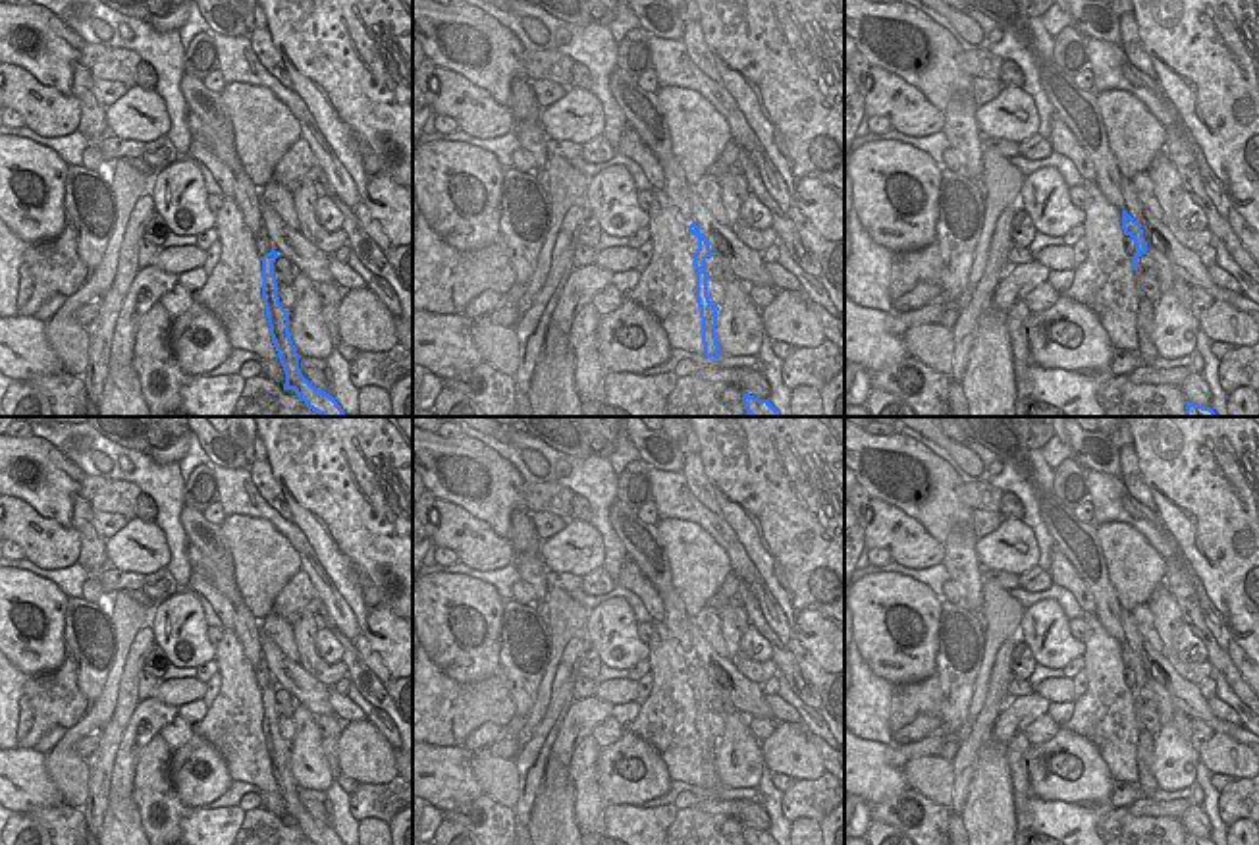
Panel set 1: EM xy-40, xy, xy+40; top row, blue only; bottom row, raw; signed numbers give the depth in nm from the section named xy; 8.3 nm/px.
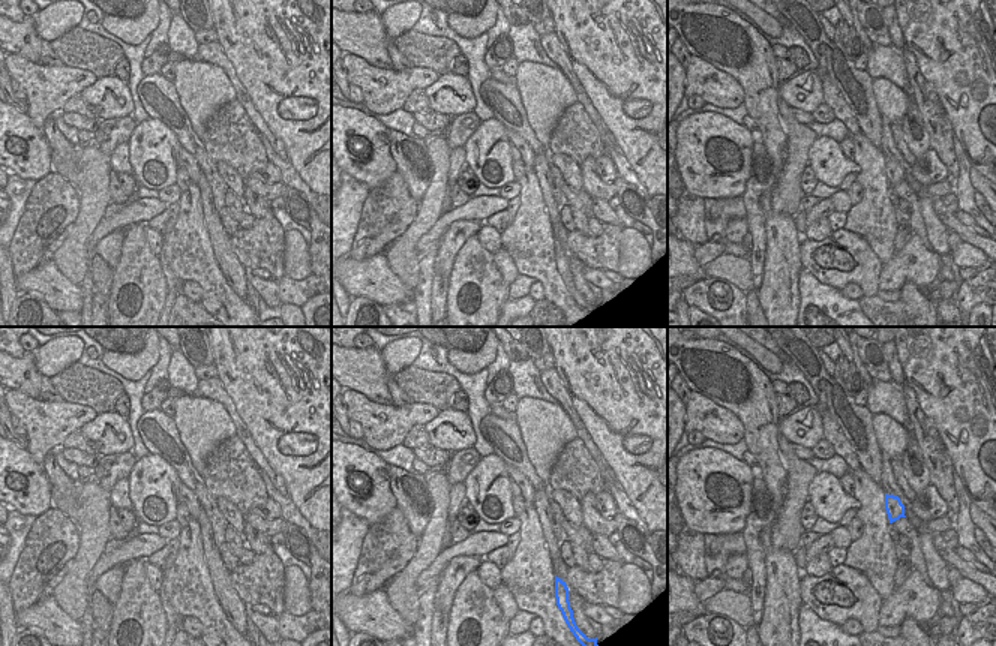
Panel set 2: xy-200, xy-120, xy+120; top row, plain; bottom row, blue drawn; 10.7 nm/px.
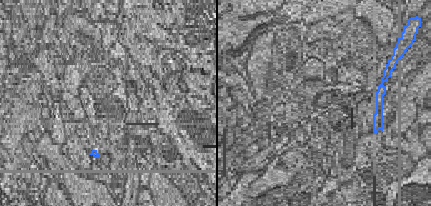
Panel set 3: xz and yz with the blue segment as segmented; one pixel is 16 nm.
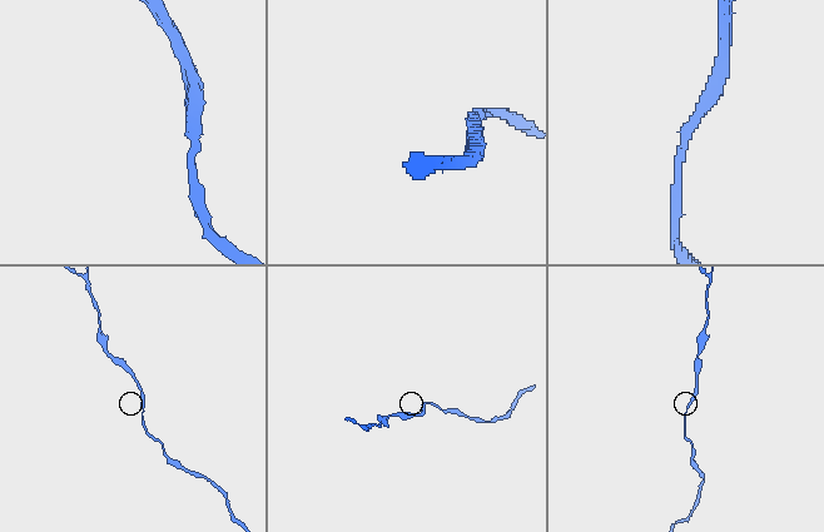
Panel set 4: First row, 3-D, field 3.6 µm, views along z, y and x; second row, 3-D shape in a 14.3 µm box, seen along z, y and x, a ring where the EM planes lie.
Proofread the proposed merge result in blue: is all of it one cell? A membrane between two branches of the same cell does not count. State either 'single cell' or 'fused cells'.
single cell

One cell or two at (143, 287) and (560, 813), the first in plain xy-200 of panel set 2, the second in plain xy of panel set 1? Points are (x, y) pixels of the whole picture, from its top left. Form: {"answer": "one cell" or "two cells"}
{"answer": "two cells"}

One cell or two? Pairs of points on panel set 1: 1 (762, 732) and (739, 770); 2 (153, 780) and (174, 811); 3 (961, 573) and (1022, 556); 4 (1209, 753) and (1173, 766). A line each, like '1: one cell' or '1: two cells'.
1: two cells
2: one cell
3: two cells
4: two cells

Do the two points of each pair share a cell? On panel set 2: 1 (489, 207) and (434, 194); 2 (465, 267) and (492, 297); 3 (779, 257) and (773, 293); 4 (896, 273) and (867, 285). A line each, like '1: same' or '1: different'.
1: different
2: same
3: same
4: different

